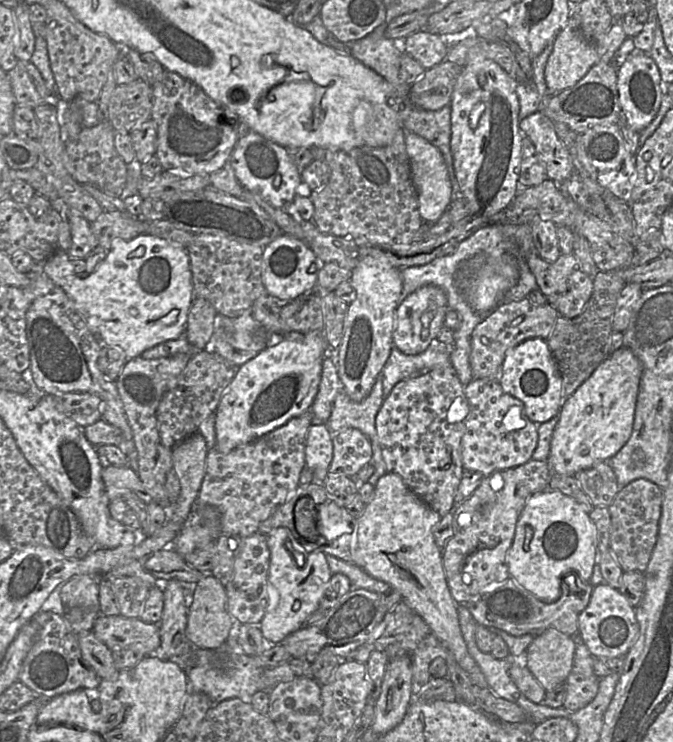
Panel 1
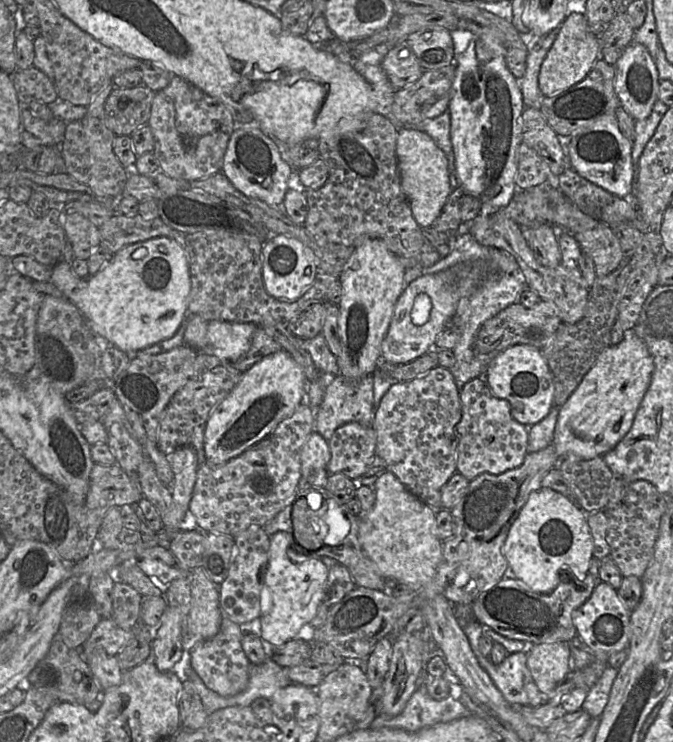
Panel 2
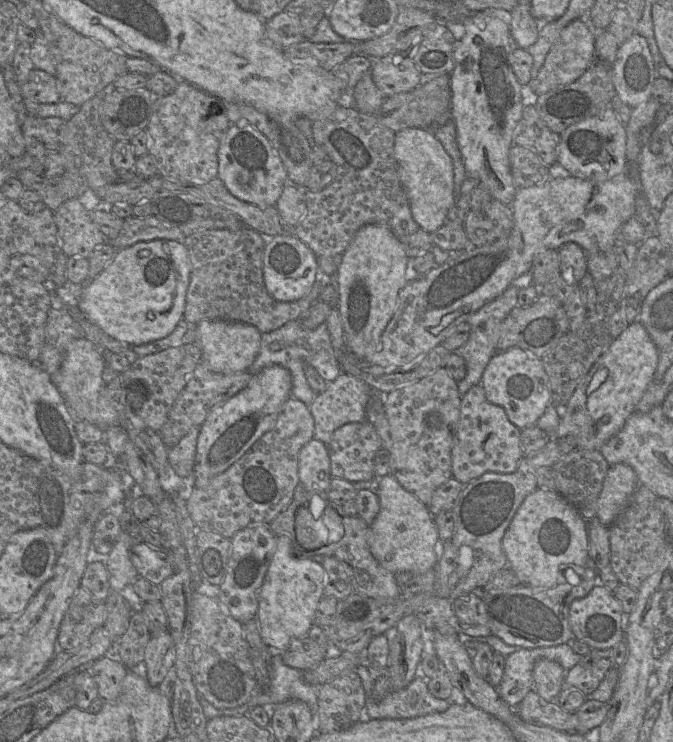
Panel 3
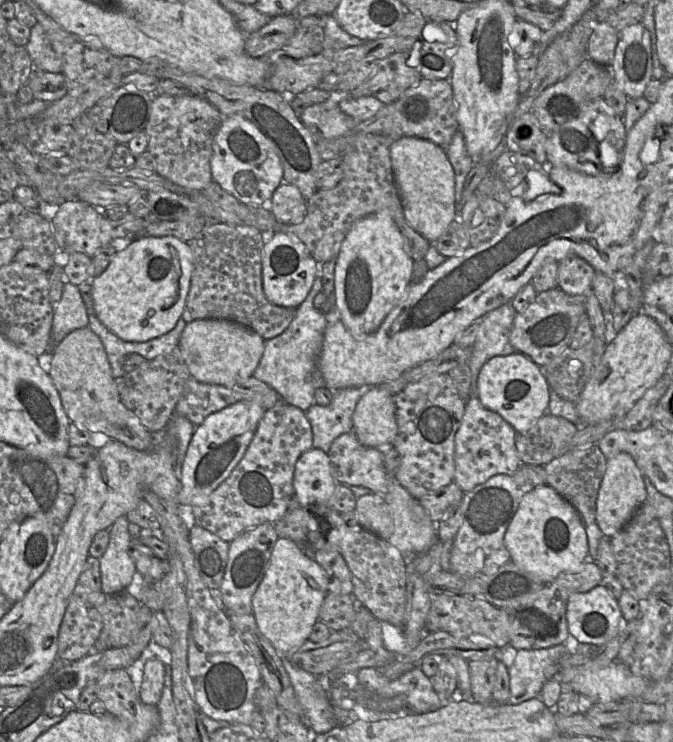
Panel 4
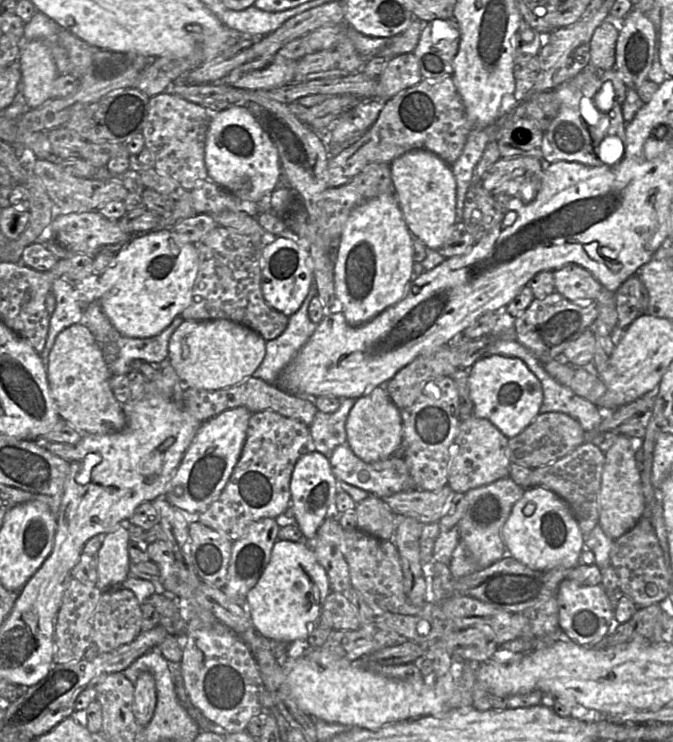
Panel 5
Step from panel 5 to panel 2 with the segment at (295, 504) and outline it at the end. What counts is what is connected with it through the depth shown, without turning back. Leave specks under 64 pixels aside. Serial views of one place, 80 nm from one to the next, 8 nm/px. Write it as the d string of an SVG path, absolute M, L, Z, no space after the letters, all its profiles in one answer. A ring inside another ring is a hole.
M313 430L300 452L301 476L311 486L325 488L327 477L330 474L328 471L330 459L331 452L328 441Z

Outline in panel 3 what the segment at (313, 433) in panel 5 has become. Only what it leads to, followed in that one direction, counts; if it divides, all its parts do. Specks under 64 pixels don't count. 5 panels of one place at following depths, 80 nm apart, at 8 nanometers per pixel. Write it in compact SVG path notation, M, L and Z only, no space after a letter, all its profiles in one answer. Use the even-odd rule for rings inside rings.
M342 371L337 378L328 383L323 393L315 395L310 405L314 419L314 438L328 445L334 432L347 423L366 420L367 407L374 390L357 377Z

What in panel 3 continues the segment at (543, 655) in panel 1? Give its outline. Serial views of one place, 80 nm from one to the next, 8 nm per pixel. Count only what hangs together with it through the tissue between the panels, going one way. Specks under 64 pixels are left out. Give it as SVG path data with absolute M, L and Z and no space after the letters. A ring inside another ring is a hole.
M539 659L533 668L534 690L544 702L557 699L566 671L556 661Z

